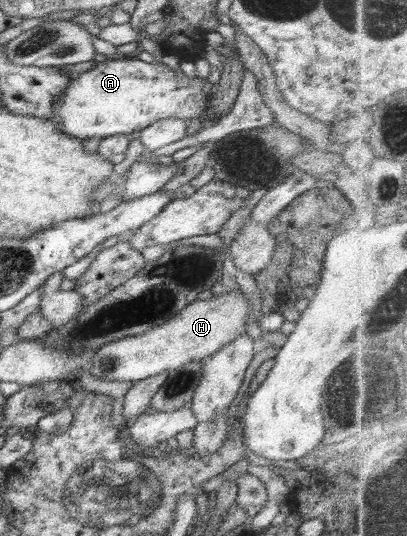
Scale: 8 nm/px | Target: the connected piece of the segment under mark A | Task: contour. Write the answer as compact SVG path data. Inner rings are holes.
M136 55L106 60L69 80L65 92L57 98L57 102L53 102L50 120L65 135L82 140L133 135L165 118L205 120L212 89L208 79L189 78L181 69L173 70L156 61L147 63Z

